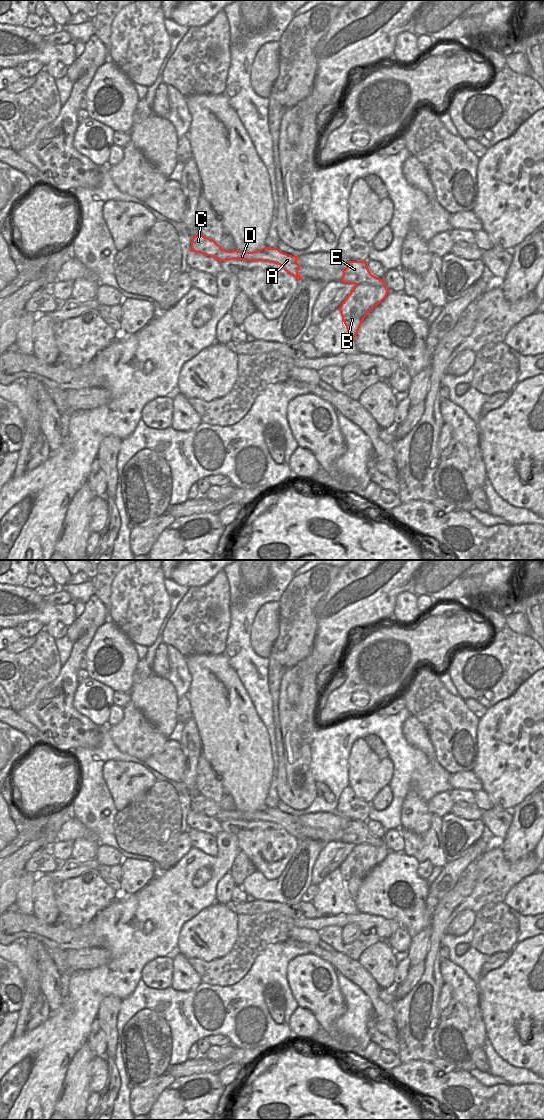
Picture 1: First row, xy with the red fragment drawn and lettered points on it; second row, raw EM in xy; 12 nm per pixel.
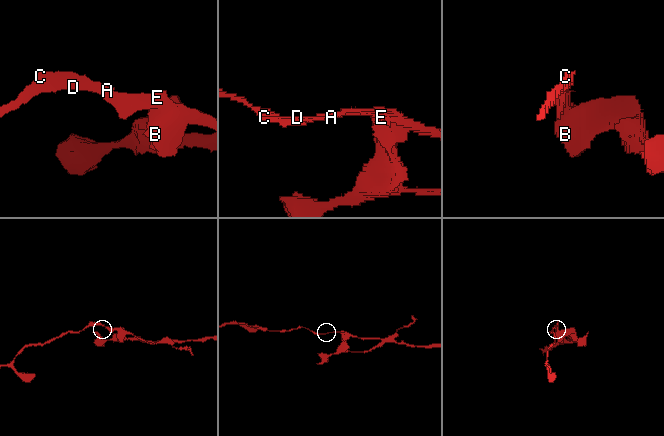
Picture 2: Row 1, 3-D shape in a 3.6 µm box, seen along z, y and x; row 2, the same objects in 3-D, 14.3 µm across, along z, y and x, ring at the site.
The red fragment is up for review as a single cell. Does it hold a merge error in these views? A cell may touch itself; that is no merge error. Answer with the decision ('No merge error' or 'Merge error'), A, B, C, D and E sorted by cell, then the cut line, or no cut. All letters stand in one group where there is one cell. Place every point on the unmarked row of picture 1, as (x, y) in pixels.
Merge error. Groups: A C D E / B. Split along xy (355, 844), (385, 846).

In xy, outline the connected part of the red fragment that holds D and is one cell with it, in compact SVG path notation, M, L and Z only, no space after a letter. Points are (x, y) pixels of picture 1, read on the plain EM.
M199 794L192 798L190 810L213 817L219 822L238 819L276 823L290 835L296 837L298 840L303 840L298 834L300 828L300 825L296 822L298 816L288 815L281 812L278 808L264 807L252 812L238 811L236 809L233 811L226 811L214 800Z

